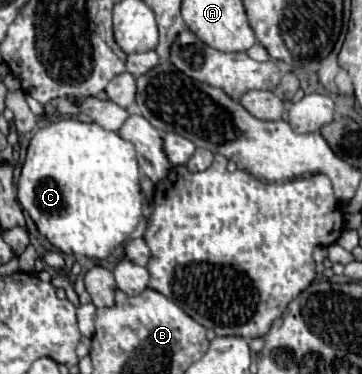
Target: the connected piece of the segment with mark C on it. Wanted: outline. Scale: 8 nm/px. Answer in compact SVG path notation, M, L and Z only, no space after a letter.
M64 118L40 128L32 136L18 180L18 202L36 222L38 232L64 254L80 254L96 260L108 258L138 226L142 200L136 152L116 132L108 132L94 122L86 124L76 118Z

